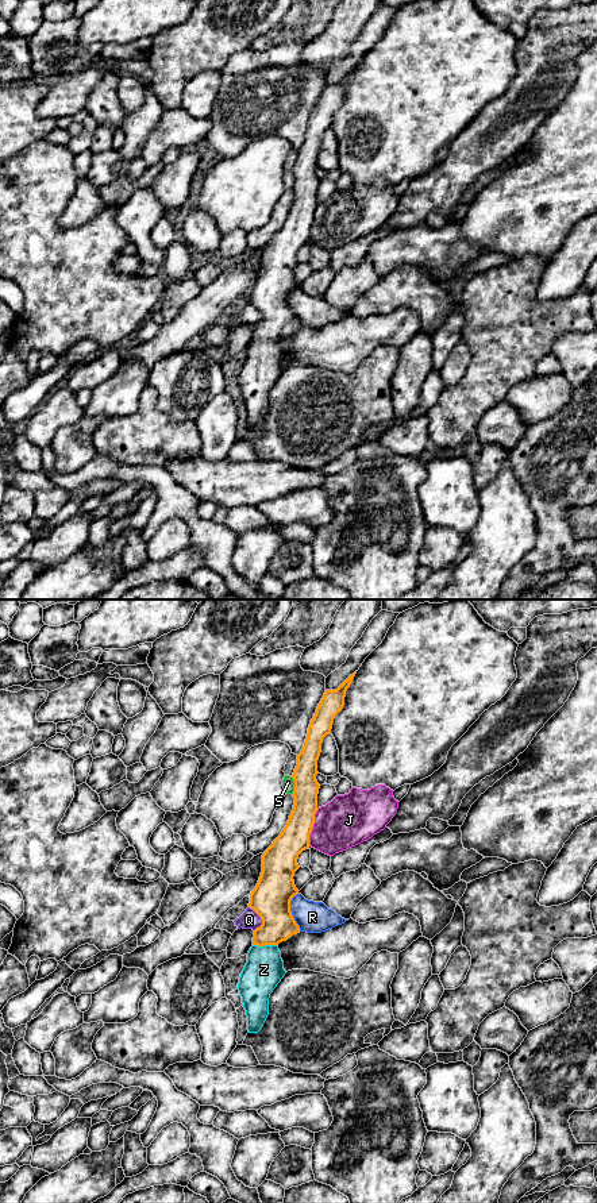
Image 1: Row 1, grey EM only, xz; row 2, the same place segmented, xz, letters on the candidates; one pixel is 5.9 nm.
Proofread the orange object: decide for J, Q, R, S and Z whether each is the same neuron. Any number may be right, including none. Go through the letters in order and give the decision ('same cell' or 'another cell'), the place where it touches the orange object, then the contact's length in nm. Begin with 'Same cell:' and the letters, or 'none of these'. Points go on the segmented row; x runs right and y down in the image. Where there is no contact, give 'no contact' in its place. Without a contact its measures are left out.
Same cell: Z
J: another cell | xz (312, 826) | 220 nm
Q: another cell | xz (261, 918) | 160 nm
R: another cell | xz (291, 912) | 240 nm
S: another cell | xz (295, 786) | 110 nm
Z: same cell | xz (265, 944) | 140 nm

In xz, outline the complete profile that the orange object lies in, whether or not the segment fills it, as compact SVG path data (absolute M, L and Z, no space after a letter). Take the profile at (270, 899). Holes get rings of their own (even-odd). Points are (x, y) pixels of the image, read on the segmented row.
M357 671L336 690L326 690L311 720L292 775L293 810L281 834L263 852L262 872L250 894L249 907L261 917L262 925L254 930L253 946L238 983L249 1033L262 1029L269 1015L270 994L286 973L277 945L300 933L290 911L290 901L298 894L293 876L300 868L298 855L309 848L309 834L317 811L317 760L323 739L331 733L334 718L344 706L346 691L355 674Z

